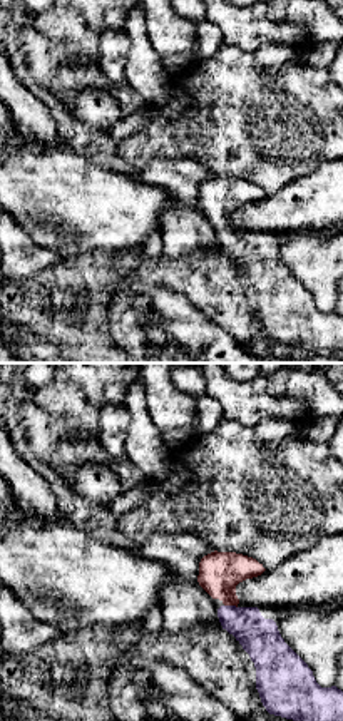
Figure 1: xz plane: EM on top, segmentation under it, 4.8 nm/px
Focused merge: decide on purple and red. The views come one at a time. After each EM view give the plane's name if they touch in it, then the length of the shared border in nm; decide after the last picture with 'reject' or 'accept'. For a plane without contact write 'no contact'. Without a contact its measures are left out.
contact in xz; length 70 nm

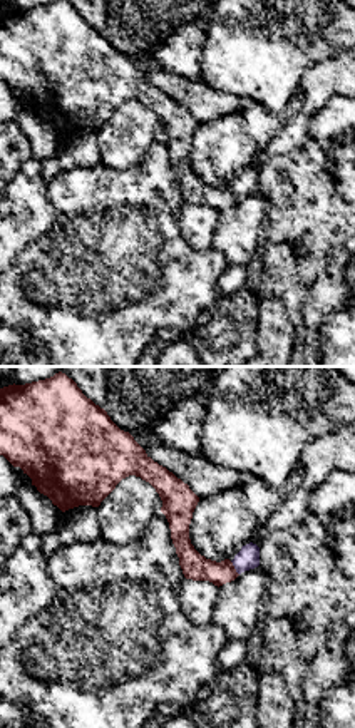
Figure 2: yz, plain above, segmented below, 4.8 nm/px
contact in yz; length 80 nm

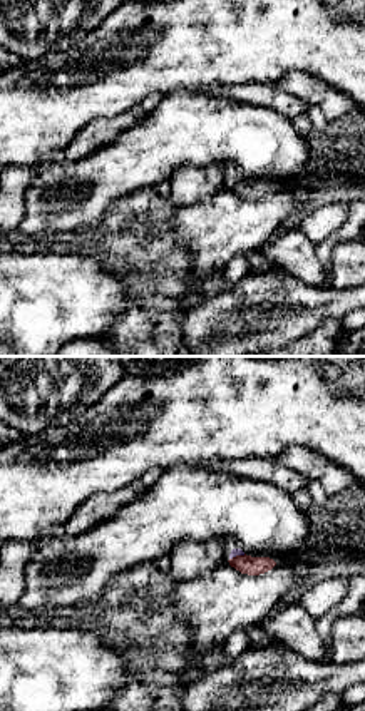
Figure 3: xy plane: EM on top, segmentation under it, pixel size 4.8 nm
contact in xy; length 80 nm

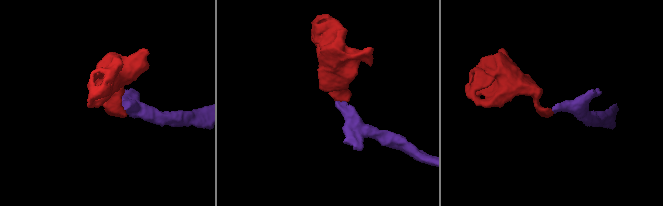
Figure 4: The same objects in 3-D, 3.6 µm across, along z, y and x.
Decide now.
accept

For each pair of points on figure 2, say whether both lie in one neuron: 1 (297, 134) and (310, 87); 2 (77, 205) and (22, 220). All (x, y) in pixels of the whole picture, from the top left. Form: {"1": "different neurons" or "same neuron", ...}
{"1": "same neuron", "2": "different neurons"}

